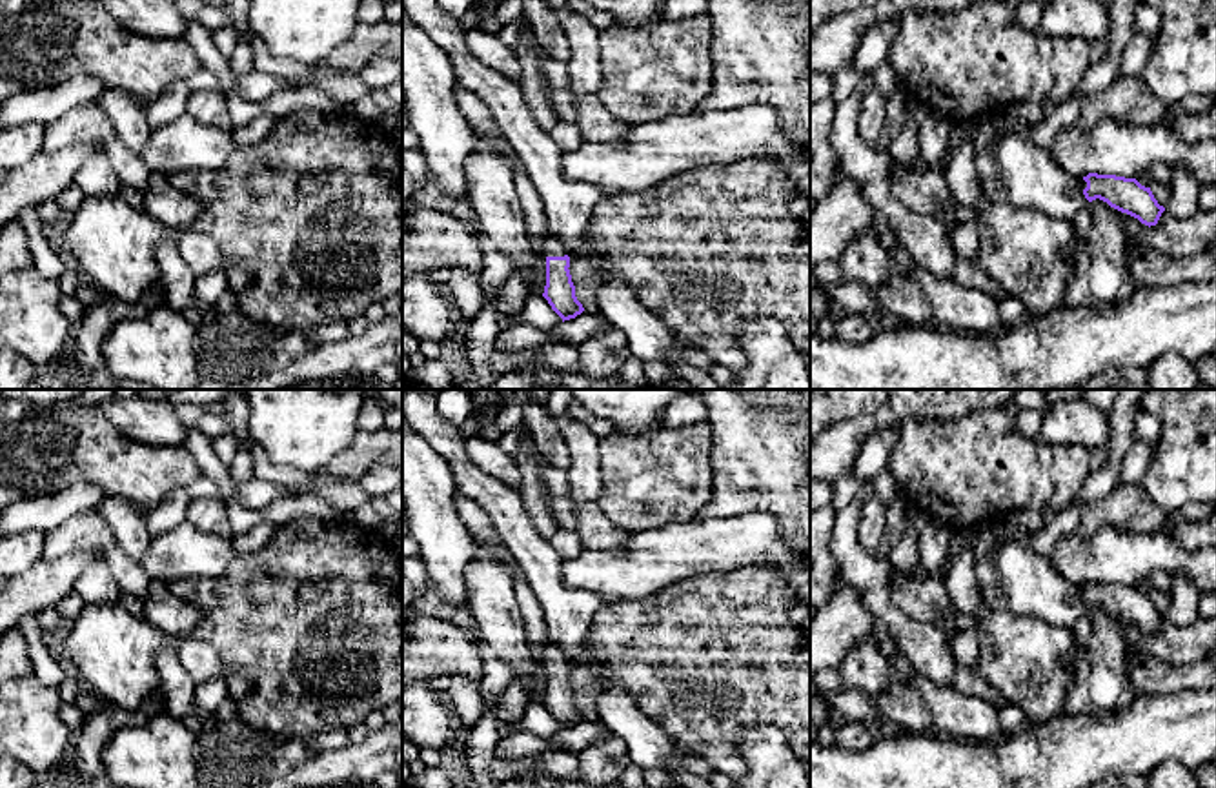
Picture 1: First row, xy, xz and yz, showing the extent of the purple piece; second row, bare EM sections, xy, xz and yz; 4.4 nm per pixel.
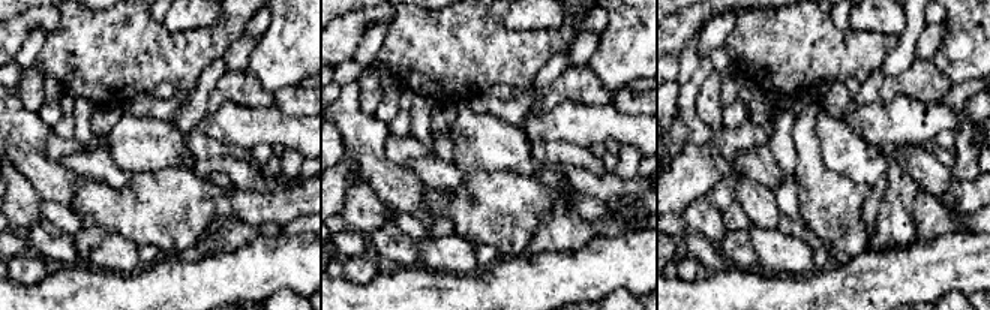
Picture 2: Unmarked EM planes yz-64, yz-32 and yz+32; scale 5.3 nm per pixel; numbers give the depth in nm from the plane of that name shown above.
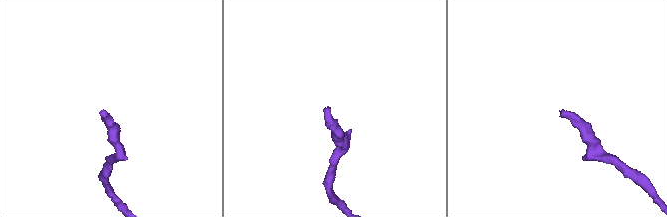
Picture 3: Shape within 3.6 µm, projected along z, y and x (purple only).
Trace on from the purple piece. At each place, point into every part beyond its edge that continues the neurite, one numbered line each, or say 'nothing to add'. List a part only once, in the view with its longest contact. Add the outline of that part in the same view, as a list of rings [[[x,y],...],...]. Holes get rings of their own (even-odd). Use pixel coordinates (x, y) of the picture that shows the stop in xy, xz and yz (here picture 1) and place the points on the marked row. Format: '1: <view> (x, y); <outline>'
1: xz (550, 246); [[[546,233],[542,237],[541,253],[544,257],[564,257],[566,255],[562,244],[553,235],[550,235],[550,233]]]

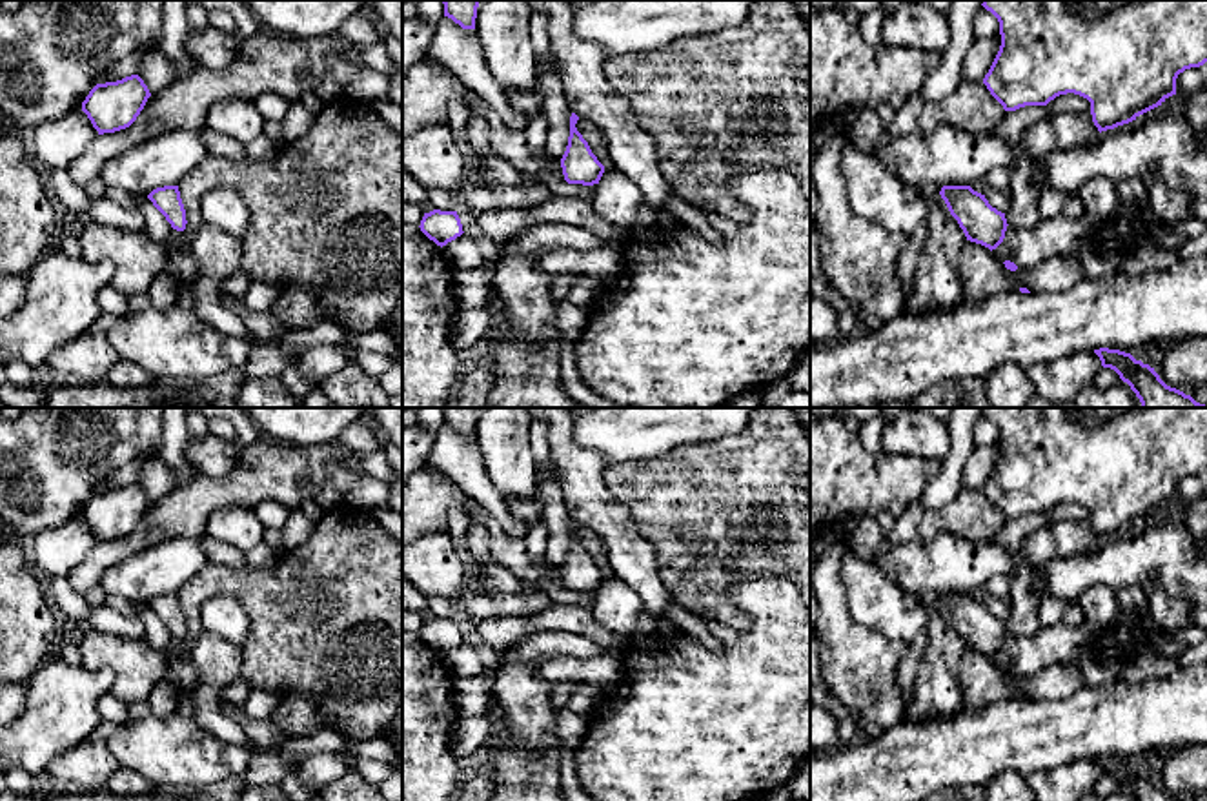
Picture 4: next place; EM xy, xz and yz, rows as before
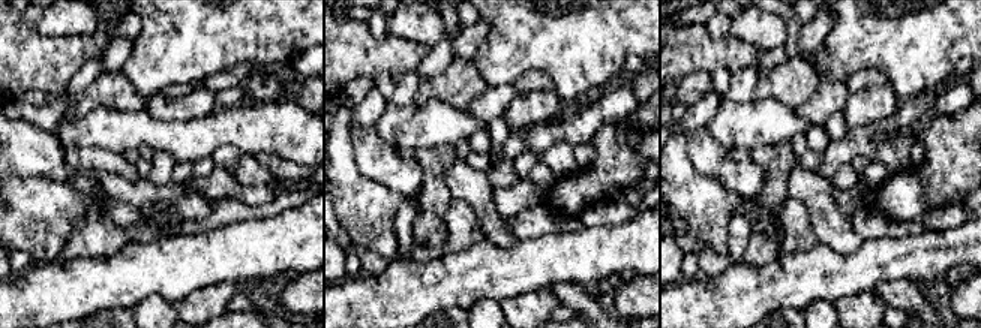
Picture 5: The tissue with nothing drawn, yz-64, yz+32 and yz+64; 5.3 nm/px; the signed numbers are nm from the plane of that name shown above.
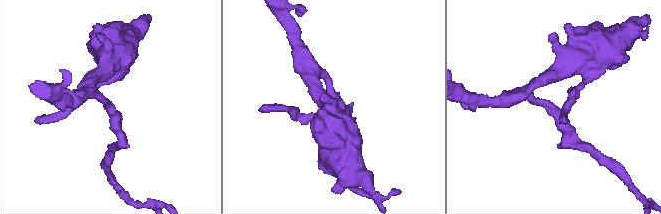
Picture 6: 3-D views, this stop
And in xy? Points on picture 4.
nothing to add

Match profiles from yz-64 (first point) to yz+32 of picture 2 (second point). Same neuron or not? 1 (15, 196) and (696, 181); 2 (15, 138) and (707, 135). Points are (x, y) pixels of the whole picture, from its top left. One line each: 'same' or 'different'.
1: different
2: same

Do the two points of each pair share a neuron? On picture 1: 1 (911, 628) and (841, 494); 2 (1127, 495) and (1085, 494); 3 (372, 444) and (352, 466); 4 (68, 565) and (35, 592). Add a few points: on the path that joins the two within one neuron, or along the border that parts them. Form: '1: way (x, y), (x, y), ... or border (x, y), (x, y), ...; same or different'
1: border (861, 484), (860, 492), (838, 512); different
2: border (1120, 484), (1084, 508); different
3: way (366, 450), (355, 461); same
4: way (60, 572), (42, 586); same

